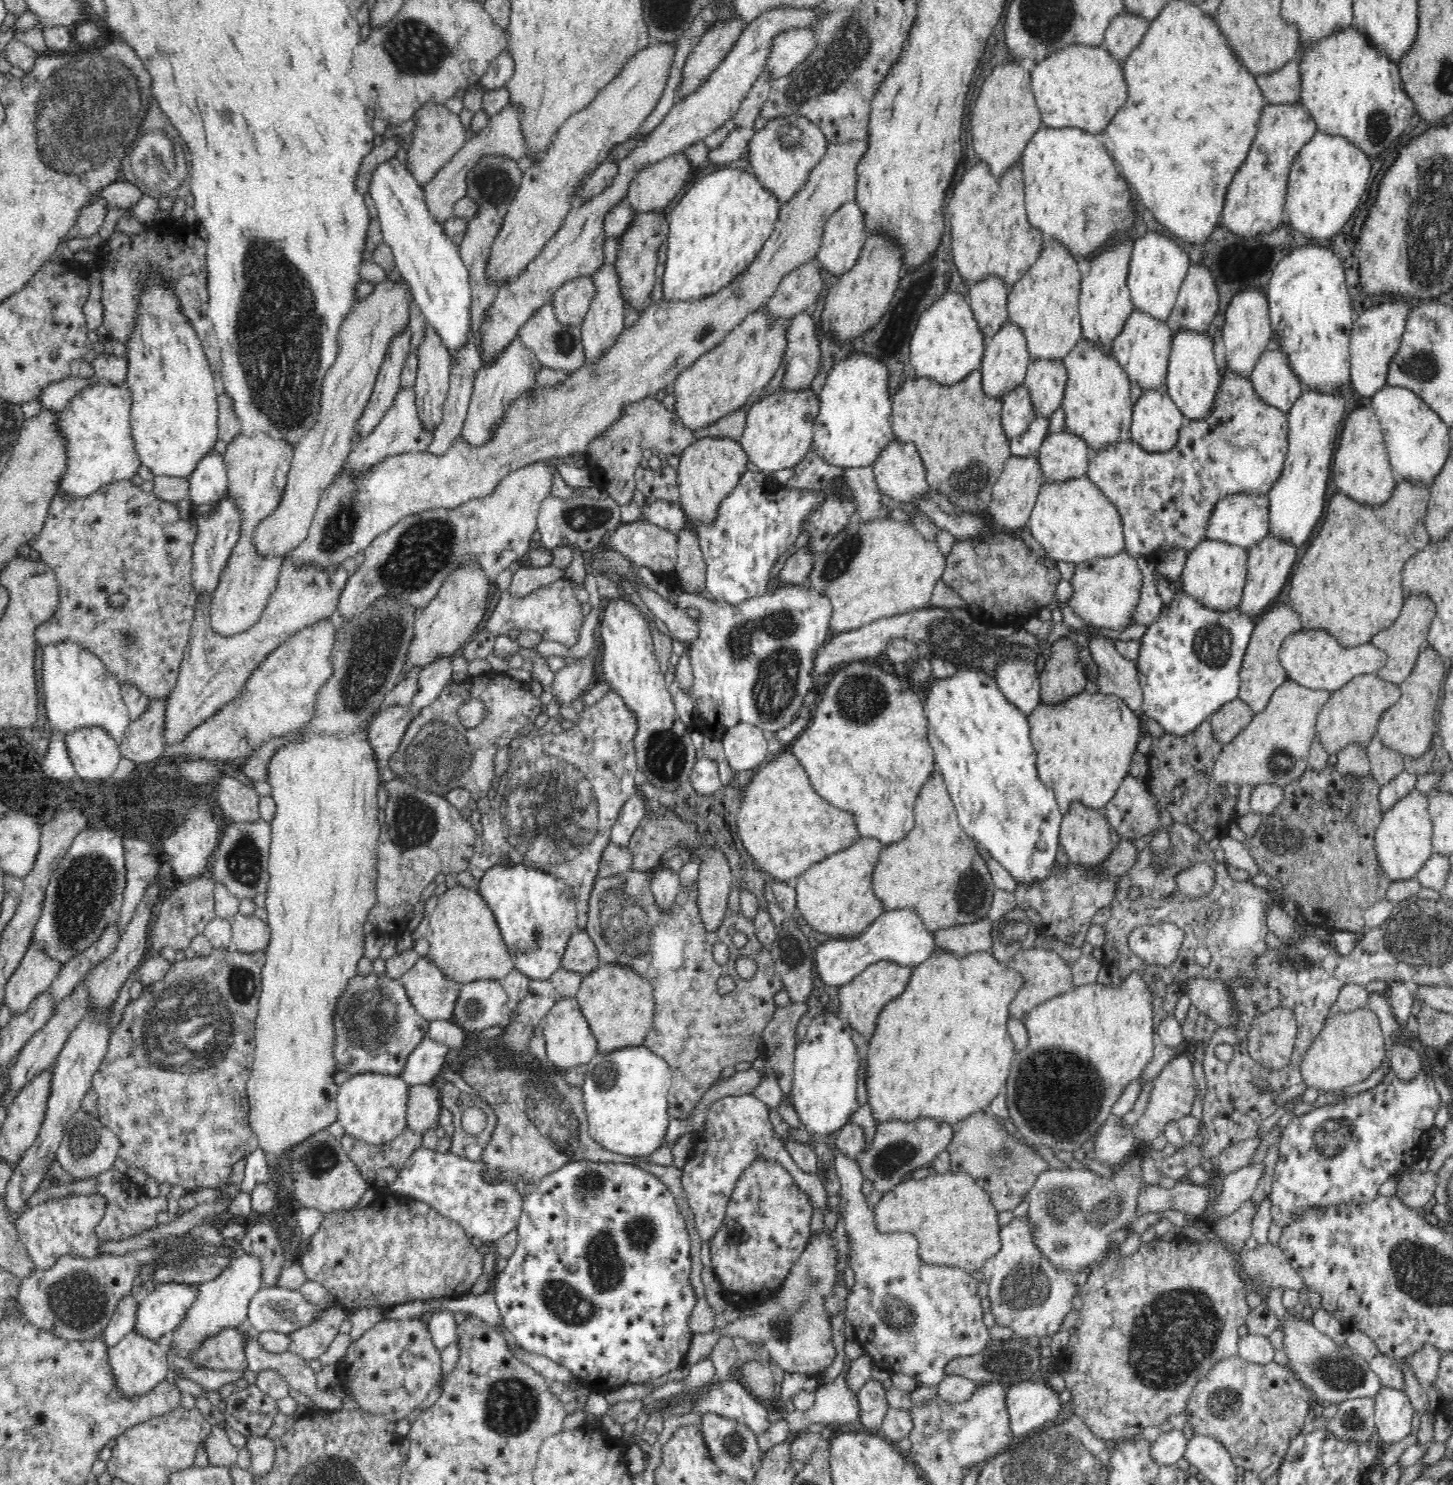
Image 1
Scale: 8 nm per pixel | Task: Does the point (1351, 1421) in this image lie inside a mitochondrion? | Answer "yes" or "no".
yes

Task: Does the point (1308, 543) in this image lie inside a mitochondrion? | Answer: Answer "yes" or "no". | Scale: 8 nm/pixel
no

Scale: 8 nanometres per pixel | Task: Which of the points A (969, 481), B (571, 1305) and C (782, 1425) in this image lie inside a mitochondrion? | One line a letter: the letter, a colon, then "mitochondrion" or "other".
A: mitochondrion
B: mitochondrion
C: other

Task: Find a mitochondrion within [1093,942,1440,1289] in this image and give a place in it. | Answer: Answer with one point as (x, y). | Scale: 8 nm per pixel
(1336, 1135)

